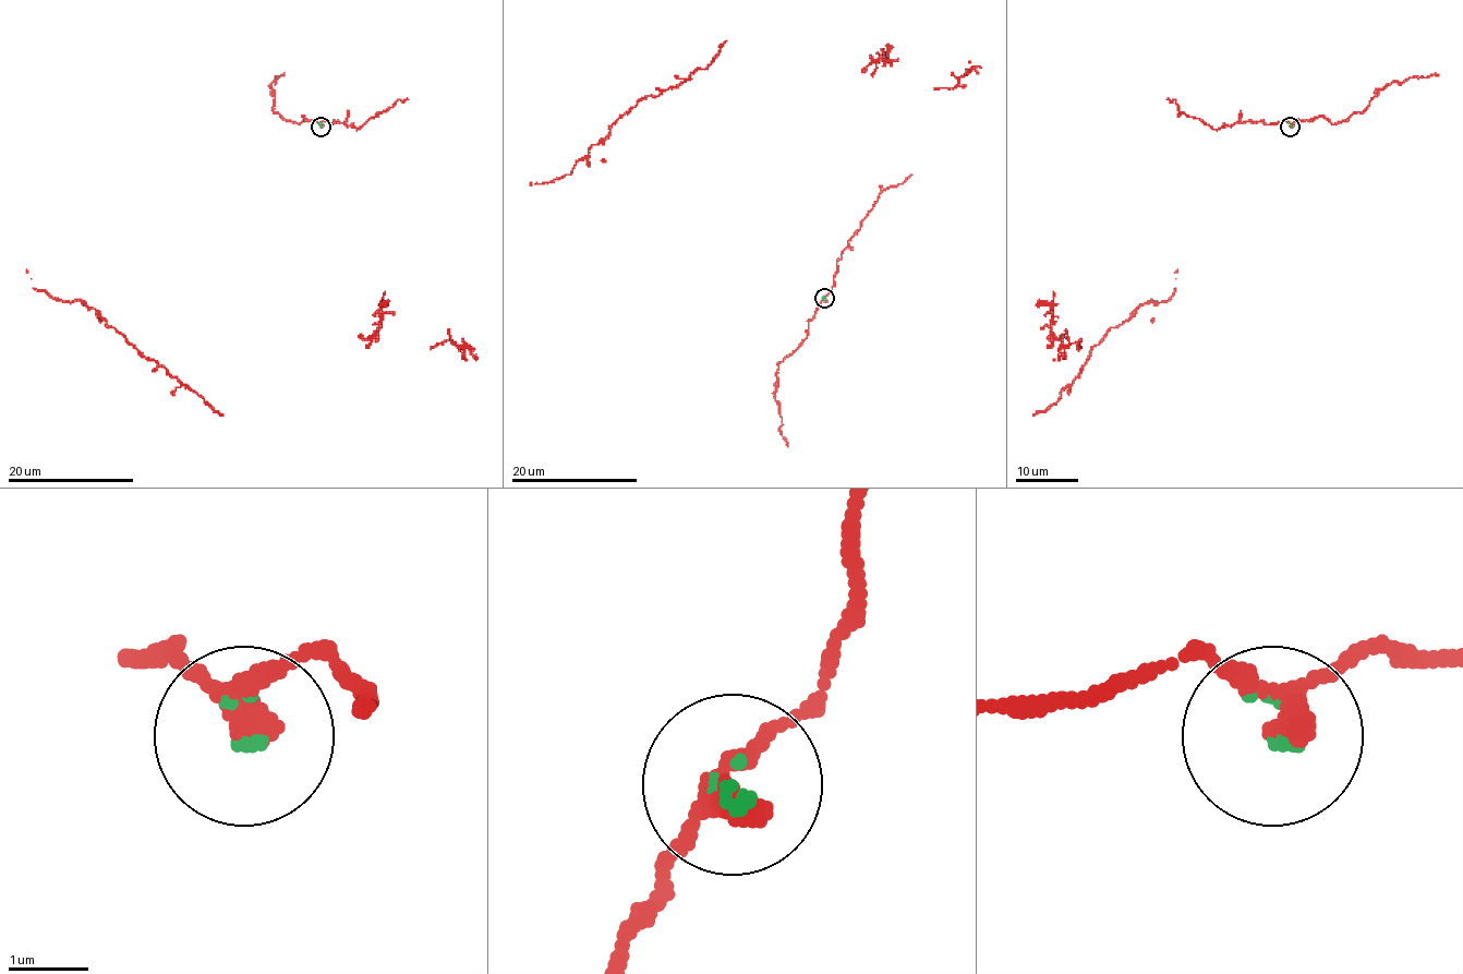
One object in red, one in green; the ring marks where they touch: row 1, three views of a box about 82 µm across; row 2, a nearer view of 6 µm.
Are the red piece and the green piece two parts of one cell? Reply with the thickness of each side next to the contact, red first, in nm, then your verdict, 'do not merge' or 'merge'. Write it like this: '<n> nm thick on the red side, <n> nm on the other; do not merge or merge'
300 nm thick on the red side, 100 nm on the other; merge

